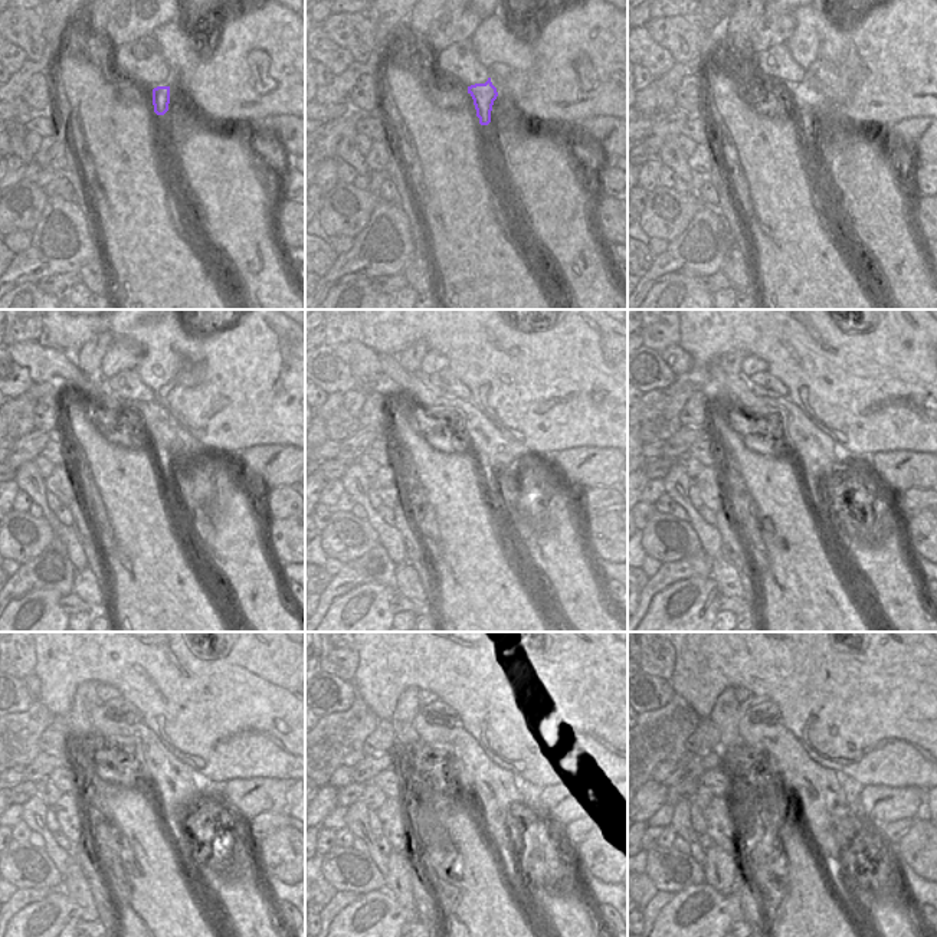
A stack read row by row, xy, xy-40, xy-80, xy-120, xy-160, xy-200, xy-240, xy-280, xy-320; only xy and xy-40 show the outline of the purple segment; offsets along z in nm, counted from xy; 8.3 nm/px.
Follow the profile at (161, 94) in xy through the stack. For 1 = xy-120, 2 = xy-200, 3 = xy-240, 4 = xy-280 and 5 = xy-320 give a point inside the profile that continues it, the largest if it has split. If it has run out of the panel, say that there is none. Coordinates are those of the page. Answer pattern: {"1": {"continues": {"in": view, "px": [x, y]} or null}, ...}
{"1": {"continues": {"in": "xy-120", "px": [170, 442]}}, "2": {"continues": {"in": "xy-200", "px": [819, 454]}}, "3": {"continues": {"in": "xy-240", "px": [176, 783]}}, "4": {"continues": {"in": "xy-280", "px": [497, 790]}}, "5": {"continues": {"in": "xy-320", "px": [822, 792]}}}

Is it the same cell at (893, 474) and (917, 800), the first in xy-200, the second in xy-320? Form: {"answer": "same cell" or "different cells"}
{"answer": "same cell"}

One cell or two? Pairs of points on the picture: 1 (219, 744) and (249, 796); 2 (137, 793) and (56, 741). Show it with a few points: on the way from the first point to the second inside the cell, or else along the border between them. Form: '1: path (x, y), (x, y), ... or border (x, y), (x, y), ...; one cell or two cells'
1: border (272, 777), (232, 777), (226, 782); two cells
2: border (68, 734), (65, 747); two cells

